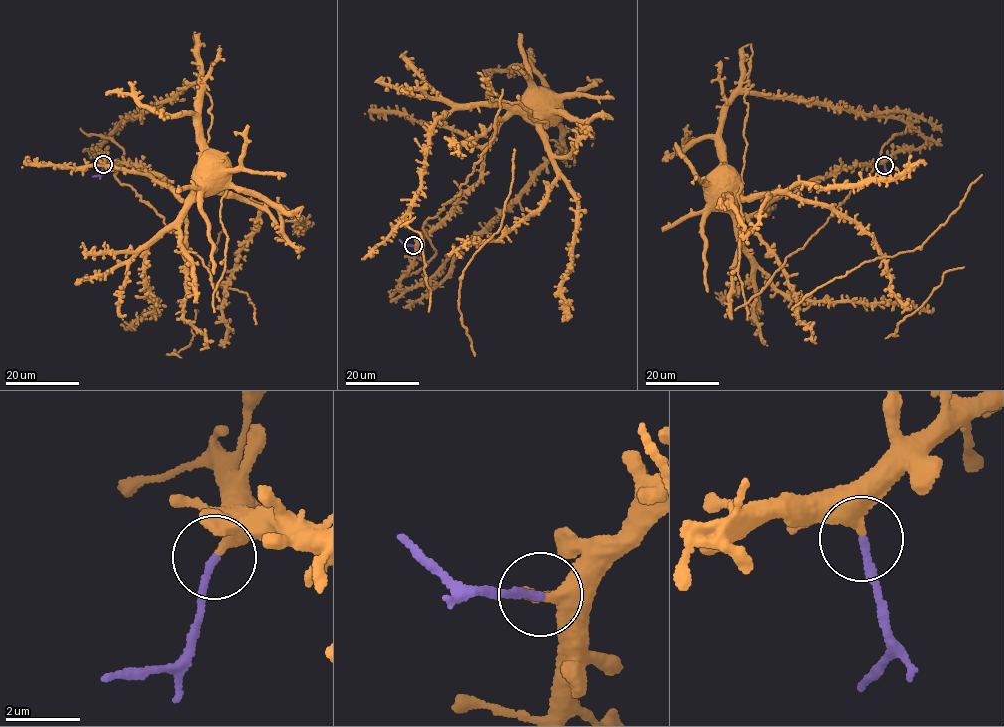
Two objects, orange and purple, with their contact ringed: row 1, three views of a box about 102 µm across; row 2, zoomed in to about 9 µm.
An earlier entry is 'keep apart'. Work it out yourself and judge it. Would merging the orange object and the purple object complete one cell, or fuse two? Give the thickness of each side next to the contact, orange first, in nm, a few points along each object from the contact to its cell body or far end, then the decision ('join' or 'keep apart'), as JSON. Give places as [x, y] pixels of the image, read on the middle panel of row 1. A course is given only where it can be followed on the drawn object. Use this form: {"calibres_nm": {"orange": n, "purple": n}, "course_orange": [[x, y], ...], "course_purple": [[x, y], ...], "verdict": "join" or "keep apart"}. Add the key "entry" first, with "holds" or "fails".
{"entry": "holds", "calibres_nm": {"orange": 420, "purple": 200}, "course_orange": [[413, 245], [439, 227], [461, 195], [474, 187], [482, 159], [503, 121], [515, 112], [526, 113], [539, 104]], "course_purple": [[413, 245], [406, 245], [398, 239]], "verdict": "keep apart"}

